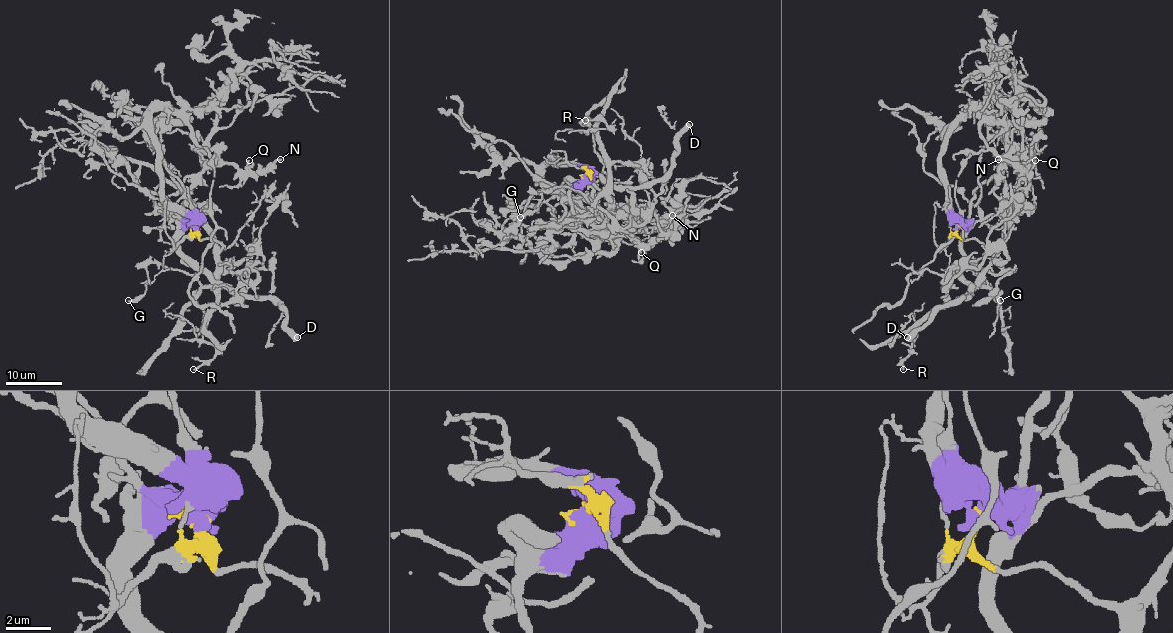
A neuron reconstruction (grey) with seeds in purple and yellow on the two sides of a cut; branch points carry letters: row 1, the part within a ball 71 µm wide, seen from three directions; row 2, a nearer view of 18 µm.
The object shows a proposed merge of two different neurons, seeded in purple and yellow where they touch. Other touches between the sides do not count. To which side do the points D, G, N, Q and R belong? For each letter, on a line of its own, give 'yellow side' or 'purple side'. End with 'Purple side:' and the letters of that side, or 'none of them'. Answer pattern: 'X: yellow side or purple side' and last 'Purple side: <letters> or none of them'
D: purple side
G: yellow side
N: purple side
Q: purple side
R: yellow side
Purple side: D, N, Q

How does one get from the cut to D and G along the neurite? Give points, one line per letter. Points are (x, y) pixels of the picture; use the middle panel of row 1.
D: (586, 174), (579, 184), (570, 177), (599, 176), (607, 184), (651, 186), (668, 170), (678, 136), (690, 123)
G: (586, 174), (614, 207), (602, 196), (592, 204), (578, 190), (556, 186), (538, 193), (538, 209), (519, 217)

